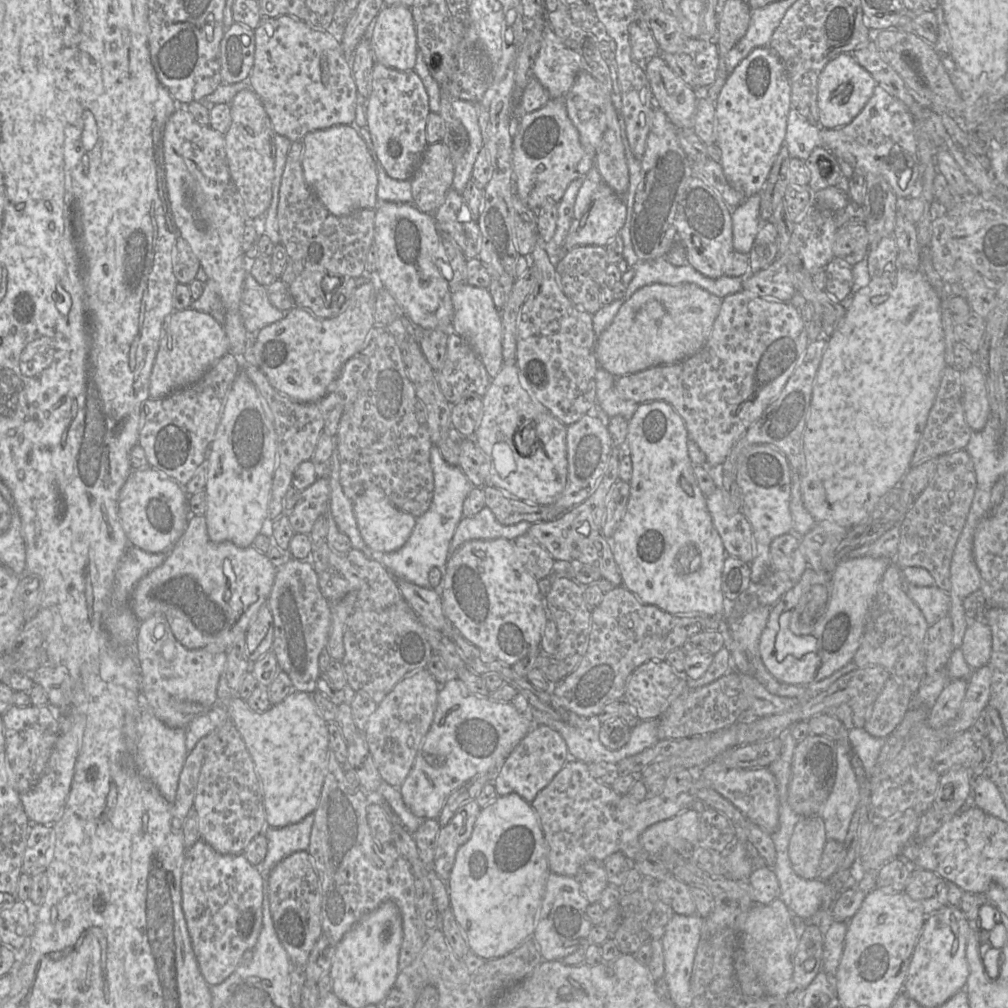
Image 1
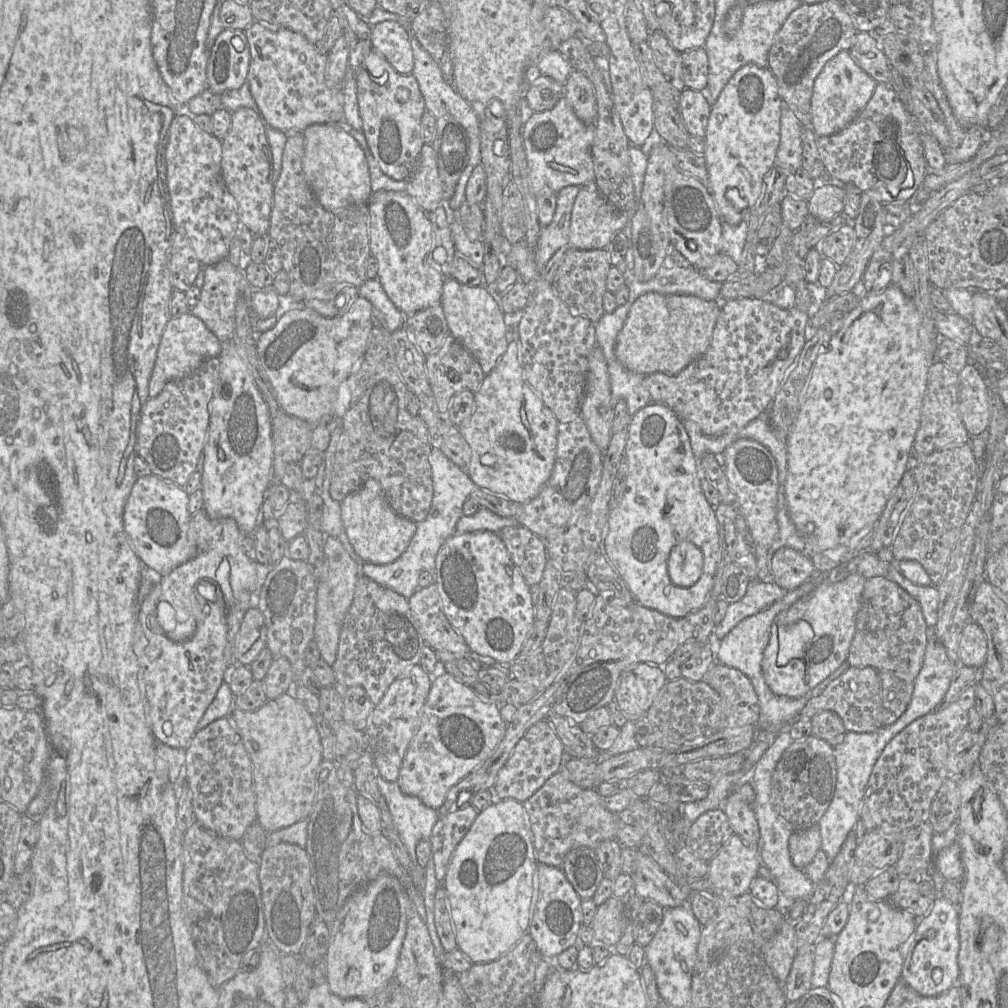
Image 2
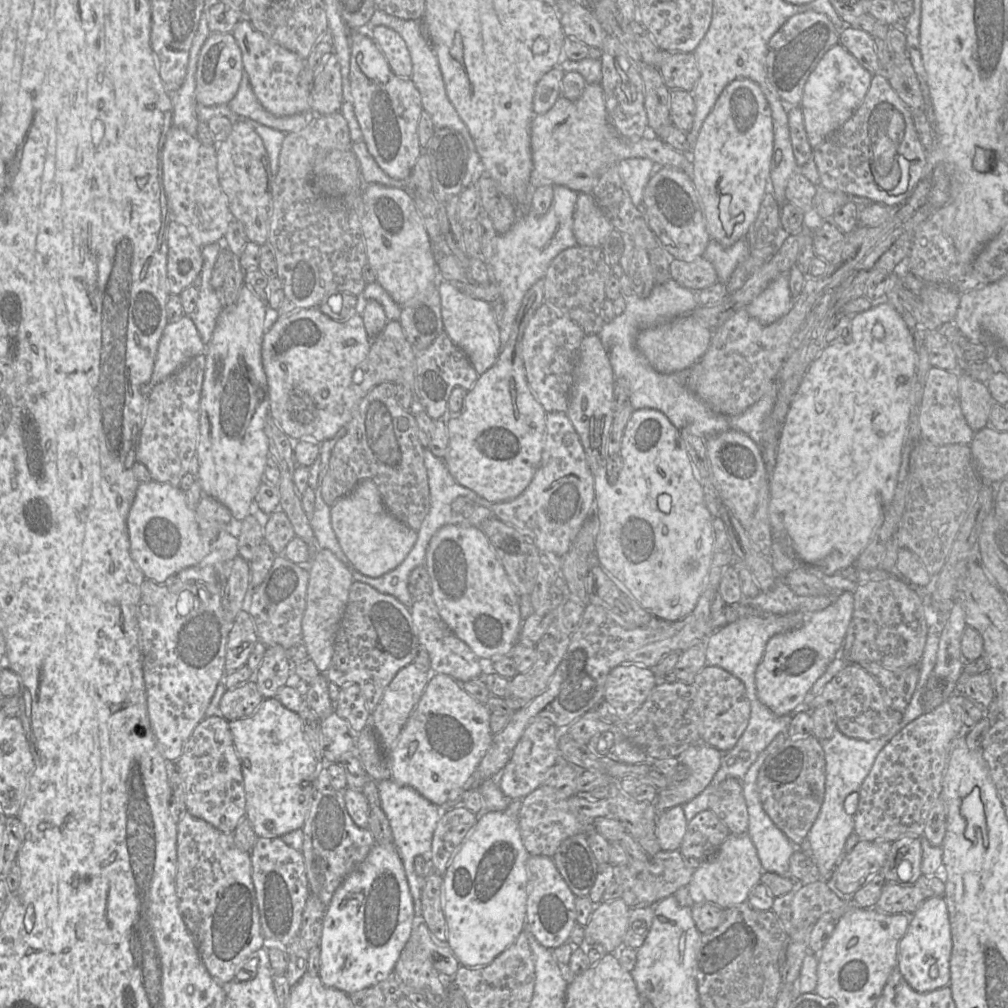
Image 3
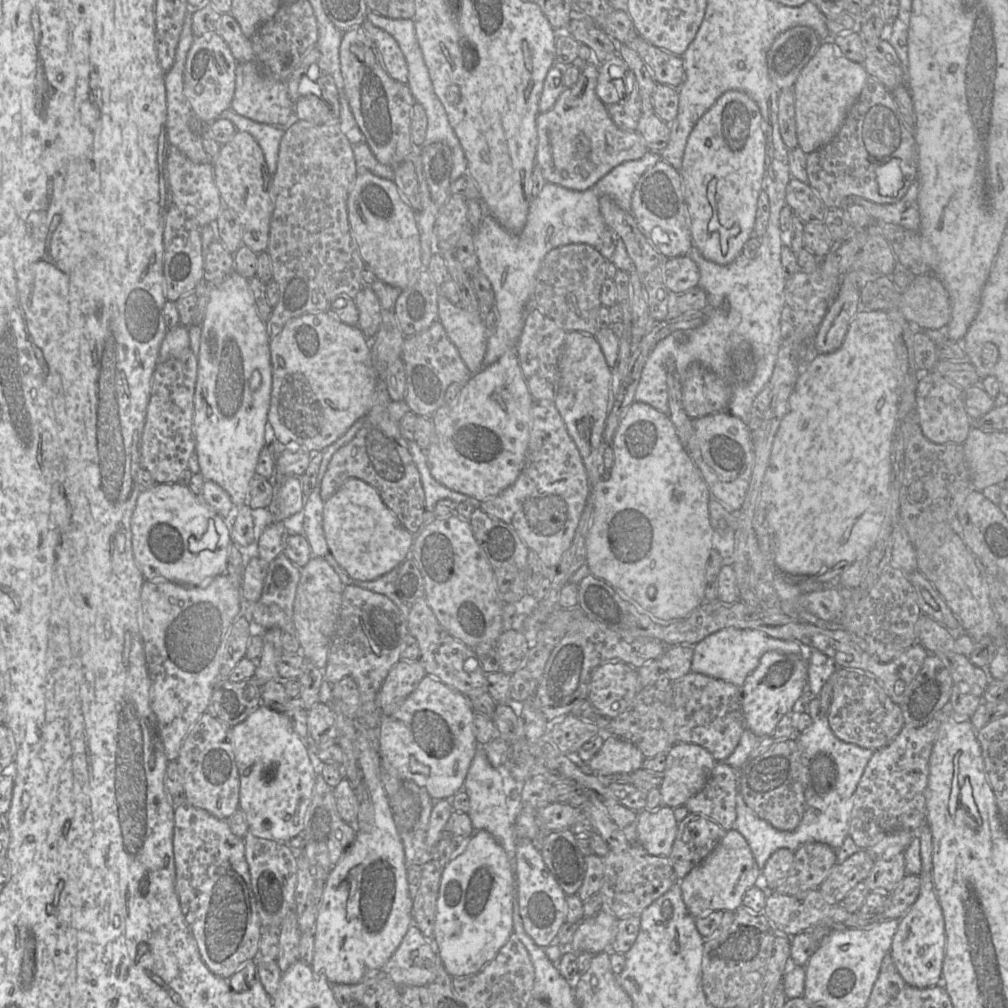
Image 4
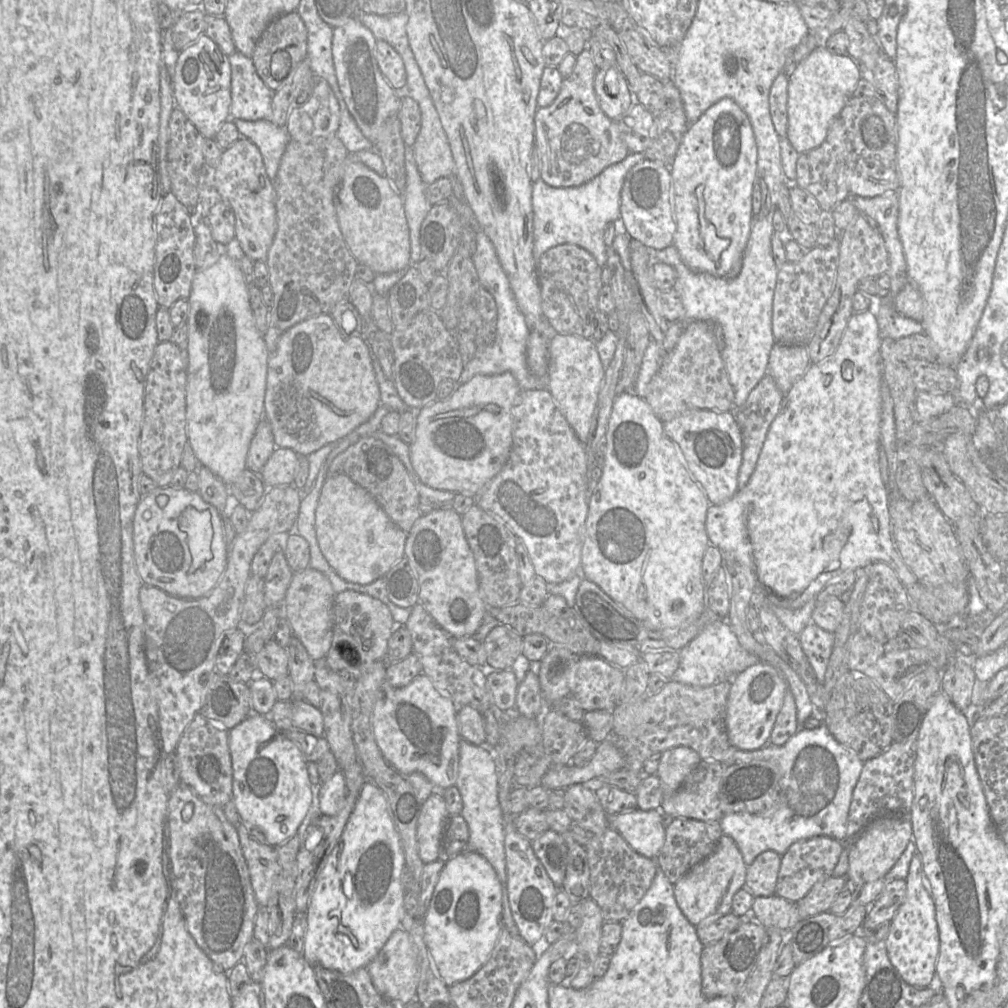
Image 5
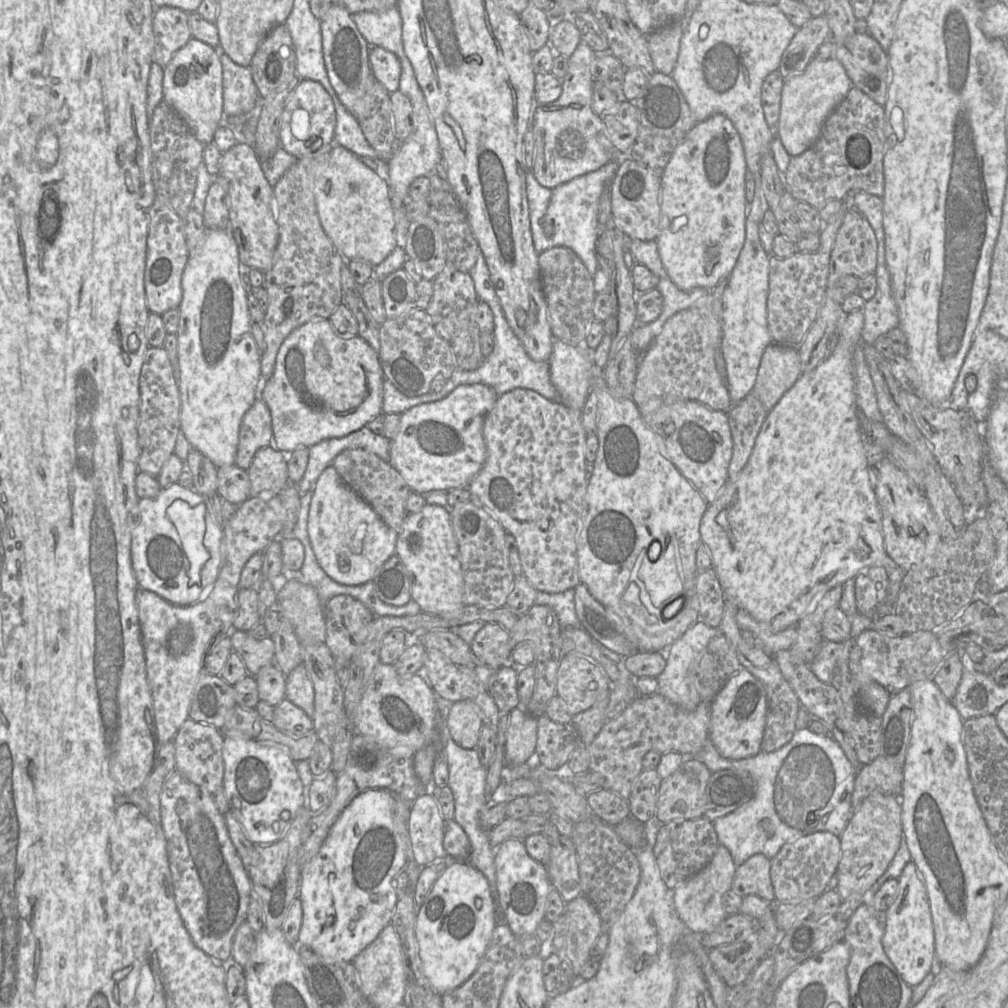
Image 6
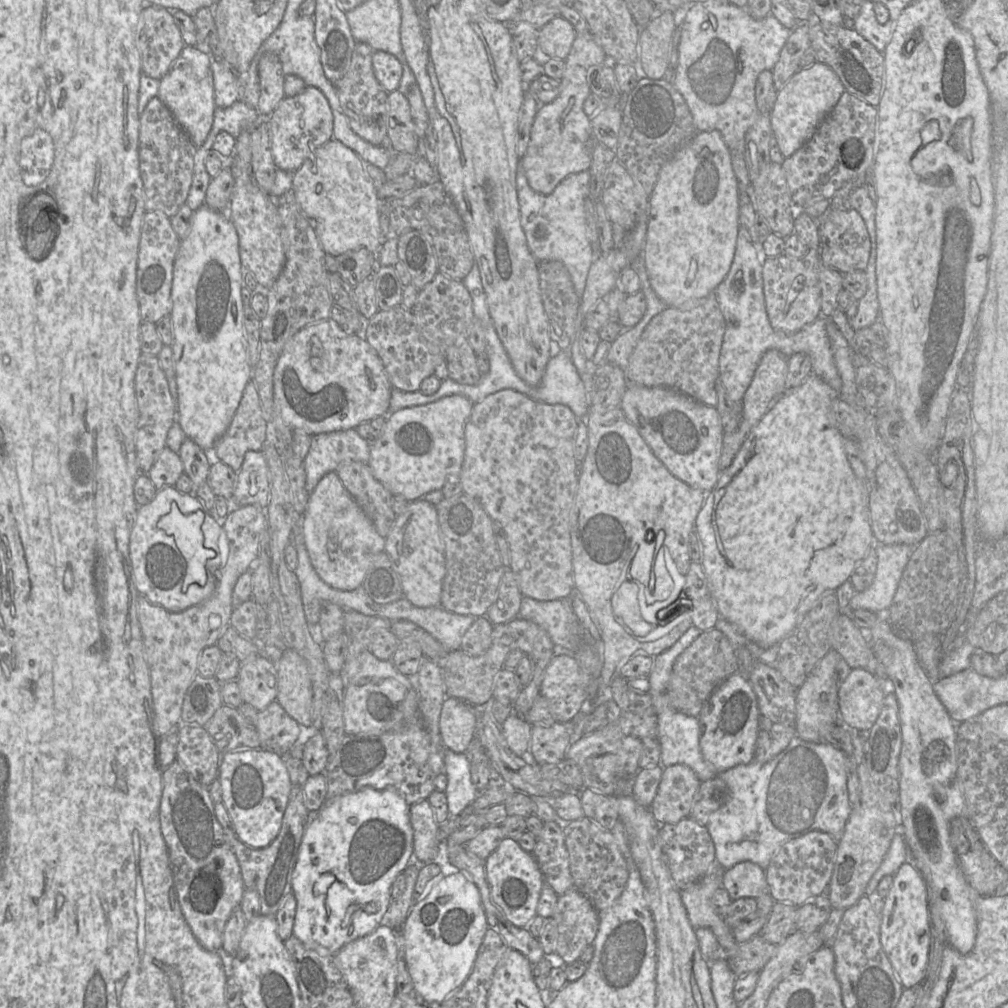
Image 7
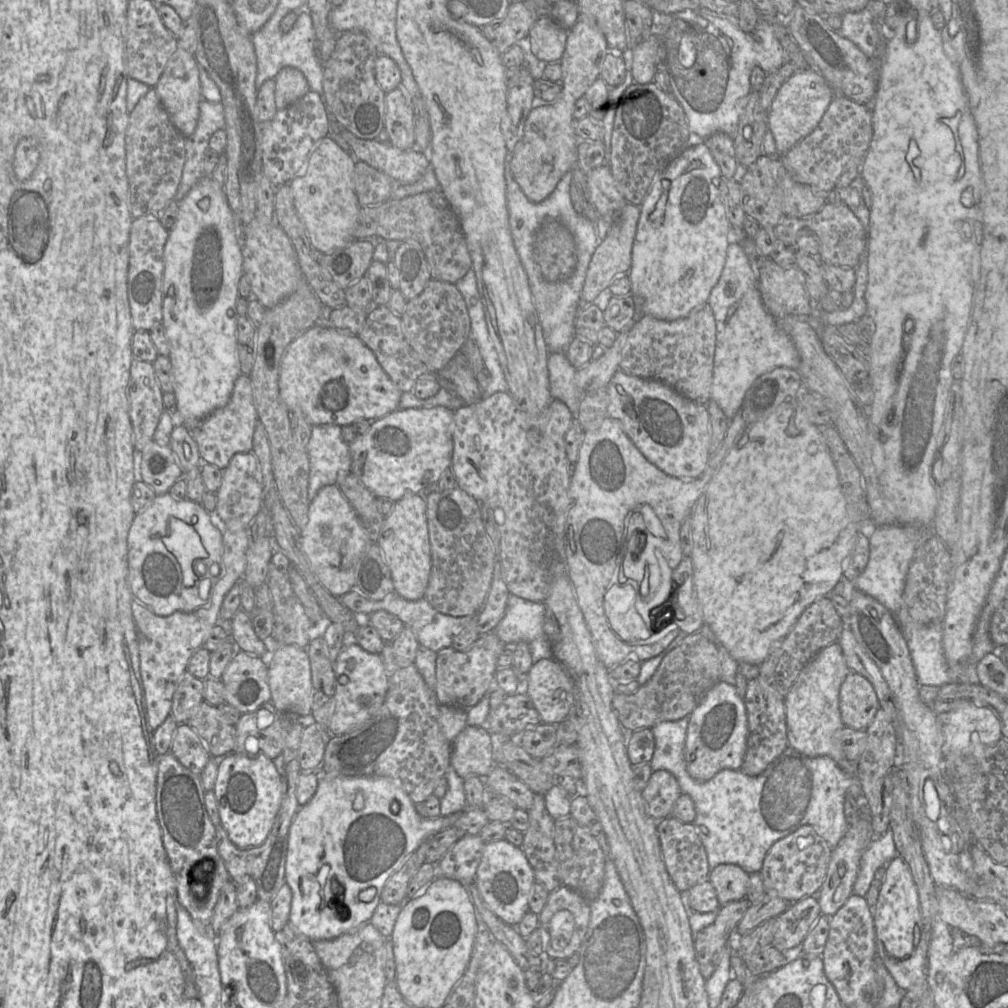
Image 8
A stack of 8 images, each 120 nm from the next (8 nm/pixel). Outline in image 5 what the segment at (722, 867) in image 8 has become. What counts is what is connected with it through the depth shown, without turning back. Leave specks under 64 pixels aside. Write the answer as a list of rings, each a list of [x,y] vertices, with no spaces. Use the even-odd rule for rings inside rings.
[[[773,850],[760,853],[746,868],[744,887],[754,897],[775,894],[781,855]]]

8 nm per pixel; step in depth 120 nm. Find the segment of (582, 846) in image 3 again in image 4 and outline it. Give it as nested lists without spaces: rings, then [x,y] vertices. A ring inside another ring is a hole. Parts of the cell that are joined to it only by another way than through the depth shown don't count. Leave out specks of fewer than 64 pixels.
[[[570,830],[553,831],[539,845],[542,858],[568,896],[577,894],[585,872],[585,856],[577,845],[577,836]]]

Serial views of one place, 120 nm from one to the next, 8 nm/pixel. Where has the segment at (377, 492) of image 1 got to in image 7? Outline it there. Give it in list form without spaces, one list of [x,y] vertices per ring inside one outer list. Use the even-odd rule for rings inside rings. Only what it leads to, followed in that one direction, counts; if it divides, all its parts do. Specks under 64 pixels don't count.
[[[336,472],[325,474],[309,495],[307,509],[302,518],[302,531],[315,571],[326,584],[337,590],[352,591],[361,586],[376,556],[385,552],[385,538],[377,533],[371,520],[343,486]]]

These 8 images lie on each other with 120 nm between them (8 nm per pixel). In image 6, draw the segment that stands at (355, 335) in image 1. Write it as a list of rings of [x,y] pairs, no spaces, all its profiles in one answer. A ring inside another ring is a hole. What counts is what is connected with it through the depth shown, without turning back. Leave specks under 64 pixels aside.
[[[314,318],[300,327],[293,330],[283,341],[279,348],[273,374],[260,386],[260,396],[267,405],[272,419],[273,445],[284,454],[291,454],[298,448],[310,448],[313,445],[327,439],[343,438],[353,432],[356,432],[371,422],[375,417],[382,413],[383,403],[383,381],[385,376],[381,368],[378,353],[359,336],[350,339],[341,339],[333,331],[329,319]]]

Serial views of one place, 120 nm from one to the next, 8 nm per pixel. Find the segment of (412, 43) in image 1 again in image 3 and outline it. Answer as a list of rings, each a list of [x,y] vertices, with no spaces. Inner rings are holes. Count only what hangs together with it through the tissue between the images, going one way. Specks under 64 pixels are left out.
[[[383,25],[367,31],[384,54],[392,72],[402,79],[411,79],[413,72],[411,55],[401,35]]]

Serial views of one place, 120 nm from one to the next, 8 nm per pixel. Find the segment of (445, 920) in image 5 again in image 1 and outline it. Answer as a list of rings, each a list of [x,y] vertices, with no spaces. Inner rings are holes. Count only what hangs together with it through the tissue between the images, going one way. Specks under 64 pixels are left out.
[[[510,793],[482,807],[469,839],[457,850],[447,881],[450,908],[470,951],[491,960],[533,938],[550,872],[548,845],[530,803]]]

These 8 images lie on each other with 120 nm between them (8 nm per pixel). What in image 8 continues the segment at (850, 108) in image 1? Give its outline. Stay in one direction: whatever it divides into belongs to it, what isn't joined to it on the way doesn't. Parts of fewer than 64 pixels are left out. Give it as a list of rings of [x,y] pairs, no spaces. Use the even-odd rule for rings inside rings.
[[[808,68],[799,69],[781,85],[767,112],[768,129],[775,139],[779,157],[785,155],[793,146],[814,131],[834,98],[835,93],[825,78]]]

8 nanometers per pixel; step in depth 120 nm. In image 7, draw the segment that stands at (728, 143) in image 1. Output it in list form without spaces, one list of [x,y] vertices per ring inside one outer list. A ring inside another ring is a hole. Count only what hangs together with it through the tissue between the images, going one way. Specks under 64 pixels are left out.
[[[717,130],[696,132],[661,168],[649,197],[642,259],[652,289],[668,307],[679,308],[690,300],[705,298],[728,274],[740,229],[739,195],[731,152]]]

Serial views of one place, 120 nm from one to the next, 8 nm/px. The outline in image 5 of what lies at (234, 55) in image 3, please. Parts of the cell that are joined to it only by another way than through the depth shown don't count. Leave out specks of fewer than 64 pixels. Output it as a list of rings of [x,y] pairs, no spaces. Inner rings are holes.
[[[202,34],[179,52],[172,87],[175,106],[182,110],[205,139],[214,138],[221,124],[230,118],[231,66],[228,56]]]

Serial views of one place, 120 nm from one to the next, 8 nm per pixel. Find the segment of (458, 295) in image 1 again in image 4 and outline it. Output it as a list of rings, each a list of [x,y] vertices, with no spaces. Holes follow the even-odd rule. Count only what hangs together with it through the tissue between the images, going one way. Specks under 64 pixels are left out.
[[[438,294],[438,320],[472,374],[482,368],[487,333],[479,313],[471,313]]]

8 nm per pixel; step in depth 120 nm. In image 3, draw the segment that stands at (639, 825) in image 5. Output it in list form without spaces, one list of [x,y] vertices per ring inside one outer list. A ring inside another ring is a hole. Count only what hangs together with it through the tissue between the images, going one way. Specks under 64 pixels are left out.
[[[682,805],[667,809],[656,820],[656,836],[661,851],[679,850],[687,830],[687,820]]]

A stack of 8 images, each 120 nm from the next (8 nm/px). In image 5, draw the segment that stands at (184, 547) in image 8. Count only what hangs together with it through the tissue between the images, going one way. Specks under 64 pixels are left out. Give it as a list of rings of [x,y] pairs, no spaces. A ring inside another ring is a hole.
[[[189,507],[181,513],[178,522],[181,530],[187,535],[187,544],[191,555],[189,573],[193,573],[212,558],[211,516],[209,512],[200,512]]]

